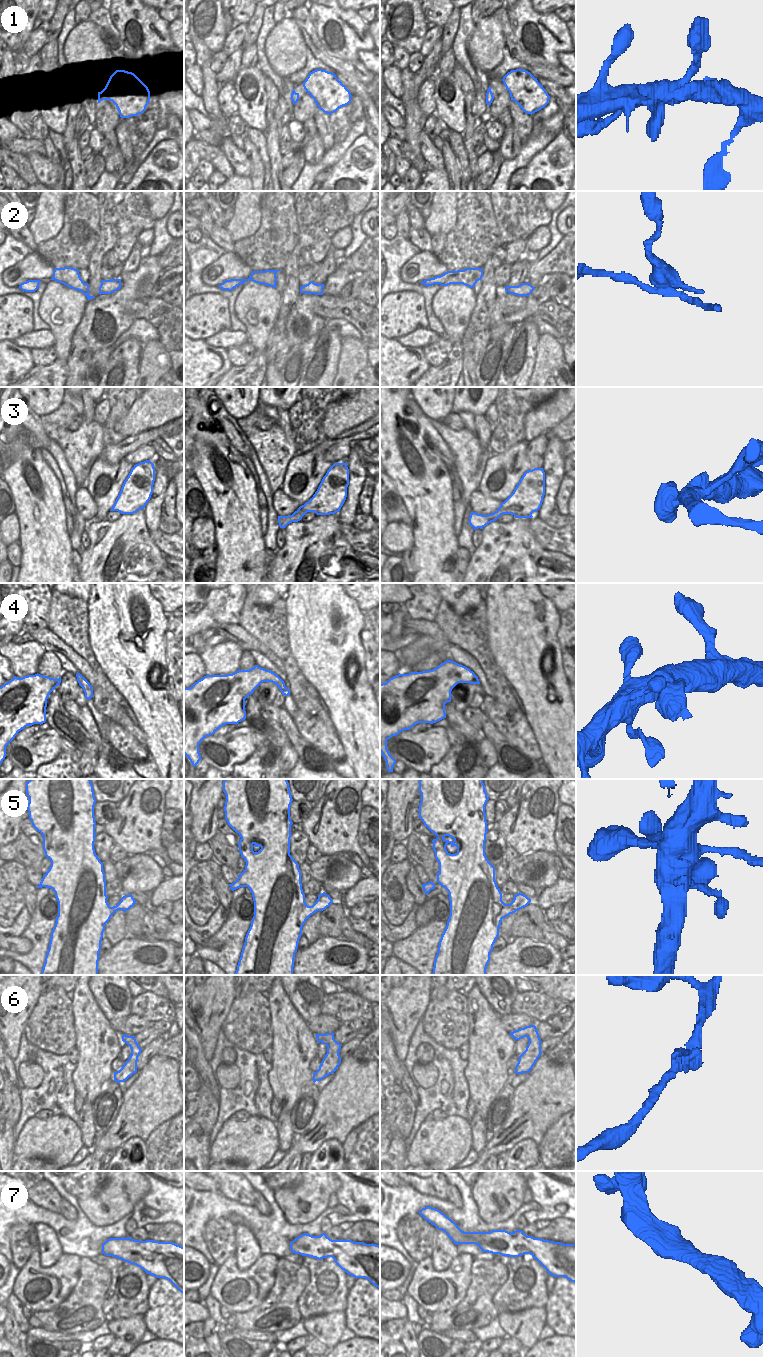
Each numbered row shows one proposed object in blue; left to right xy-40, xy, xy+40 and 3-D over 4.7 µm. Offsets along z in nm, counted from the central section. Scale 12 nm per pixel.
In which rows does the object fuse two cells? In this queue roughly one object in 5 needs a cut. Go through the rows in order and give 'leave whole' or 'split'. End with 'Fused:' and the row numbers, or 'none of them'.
1: leave whole
2: split
3: leave whole
4: leave whole
5: leave whole
6: leave whole
7: leave whole
Fused: 2

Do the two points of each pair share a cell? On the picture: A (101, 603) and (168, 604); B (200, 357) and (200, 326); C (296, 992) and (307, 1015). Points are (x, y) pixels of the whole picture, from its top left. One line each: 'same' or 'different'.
A: different
B: different
C: same

